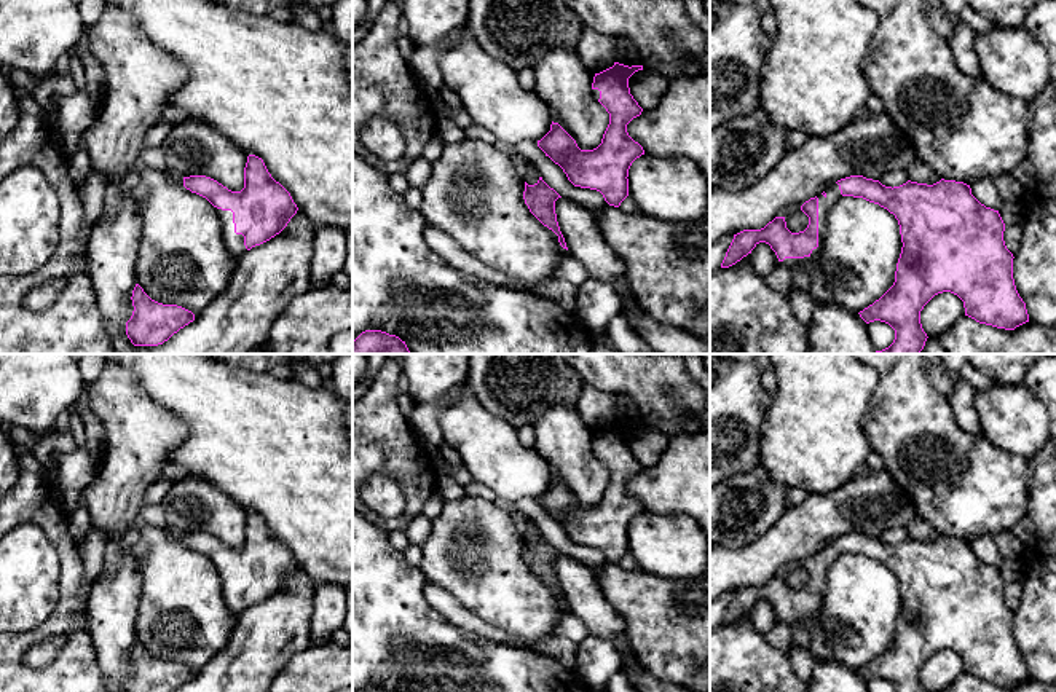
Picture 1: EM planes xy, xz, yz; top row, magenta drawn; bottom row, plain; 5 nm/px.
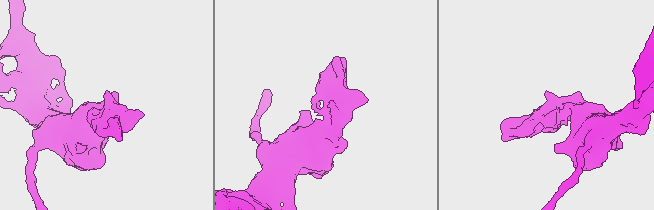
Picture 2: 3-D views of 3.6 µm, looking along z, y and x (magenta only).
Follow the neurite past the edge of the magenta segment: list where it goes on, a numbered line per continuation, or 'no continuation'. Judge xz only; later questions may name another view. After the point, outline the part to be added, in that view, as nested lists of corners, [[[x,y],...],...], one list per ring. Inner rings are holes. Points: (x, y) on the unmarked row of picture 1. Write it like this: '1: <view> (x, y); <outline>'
no continuation

